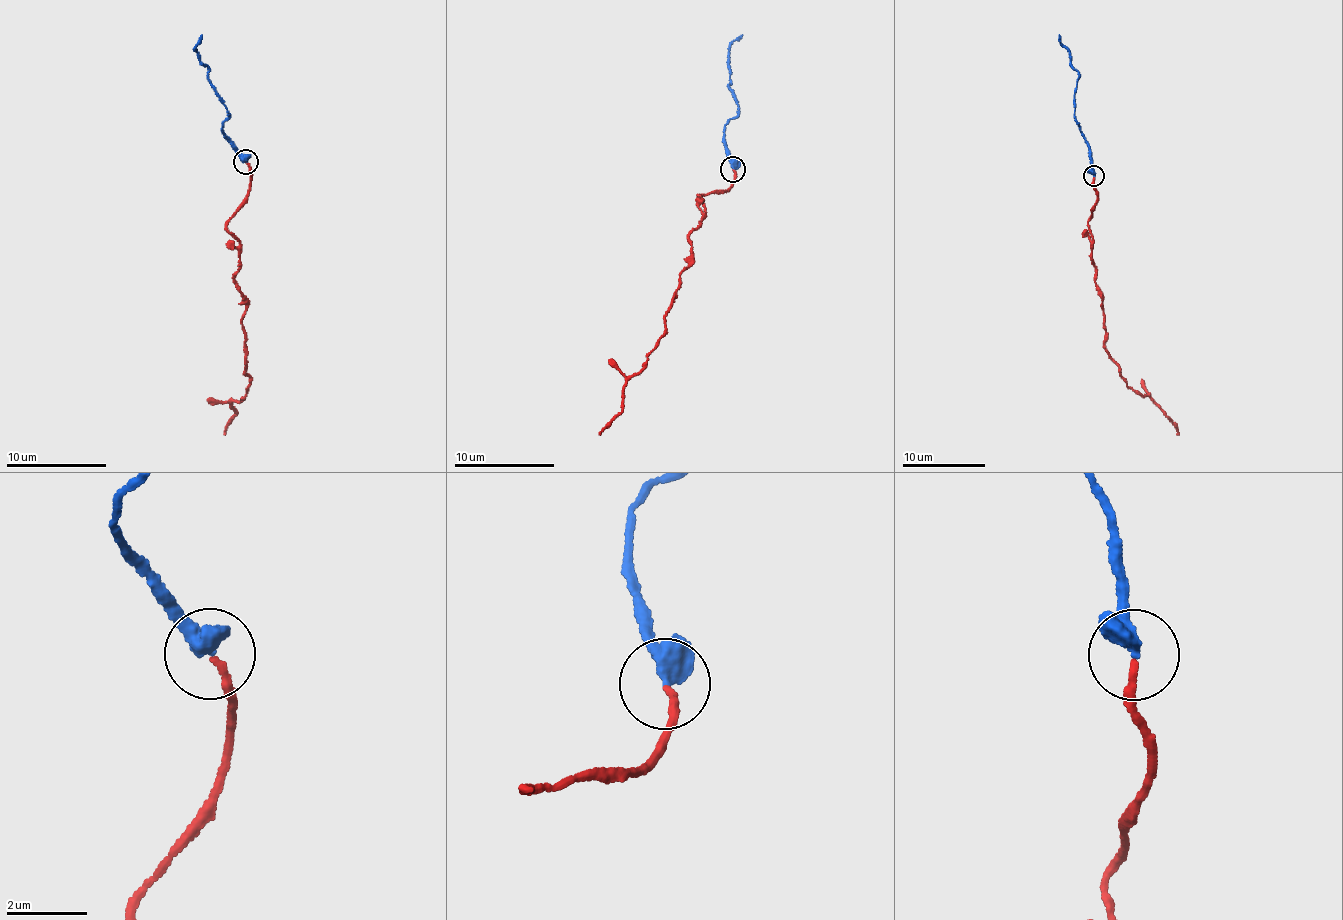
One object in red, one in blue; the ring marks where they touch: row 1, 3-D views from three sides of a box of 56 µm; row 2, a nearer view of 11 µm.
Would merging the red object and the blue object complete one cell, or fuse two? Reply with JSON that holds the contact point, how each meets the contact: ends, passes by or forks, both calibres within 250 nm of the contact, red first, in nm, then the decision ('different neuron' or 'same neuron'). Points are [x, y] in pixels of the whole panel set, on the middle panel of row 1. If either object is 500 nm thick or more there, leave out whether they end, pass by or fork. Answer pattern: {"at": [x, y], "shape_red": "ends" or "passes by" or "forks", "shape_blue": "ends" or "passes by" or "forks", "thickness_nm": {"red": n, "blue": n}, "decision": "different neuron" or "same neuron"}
{"at": [733, 169], "shape_red": "ends", "shape_blue": "passes by", "thickness_nm": {"red": 170, "blue": 360}, "decision": "same neuron"}

